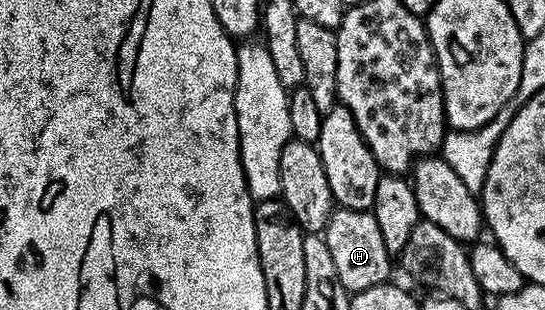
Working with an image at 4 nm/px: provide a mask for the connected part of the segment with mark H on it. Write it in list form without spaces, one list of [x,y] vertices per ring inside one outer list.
[[[335,209],[326,225],[324,237],[328,244],[328,252],[332,252],[332,260],[336,264],[336,276],[348,292],[378,286],[391,277],[389,274],[392,255],[384,248],[380,224],[376,224],[371,211]]]

